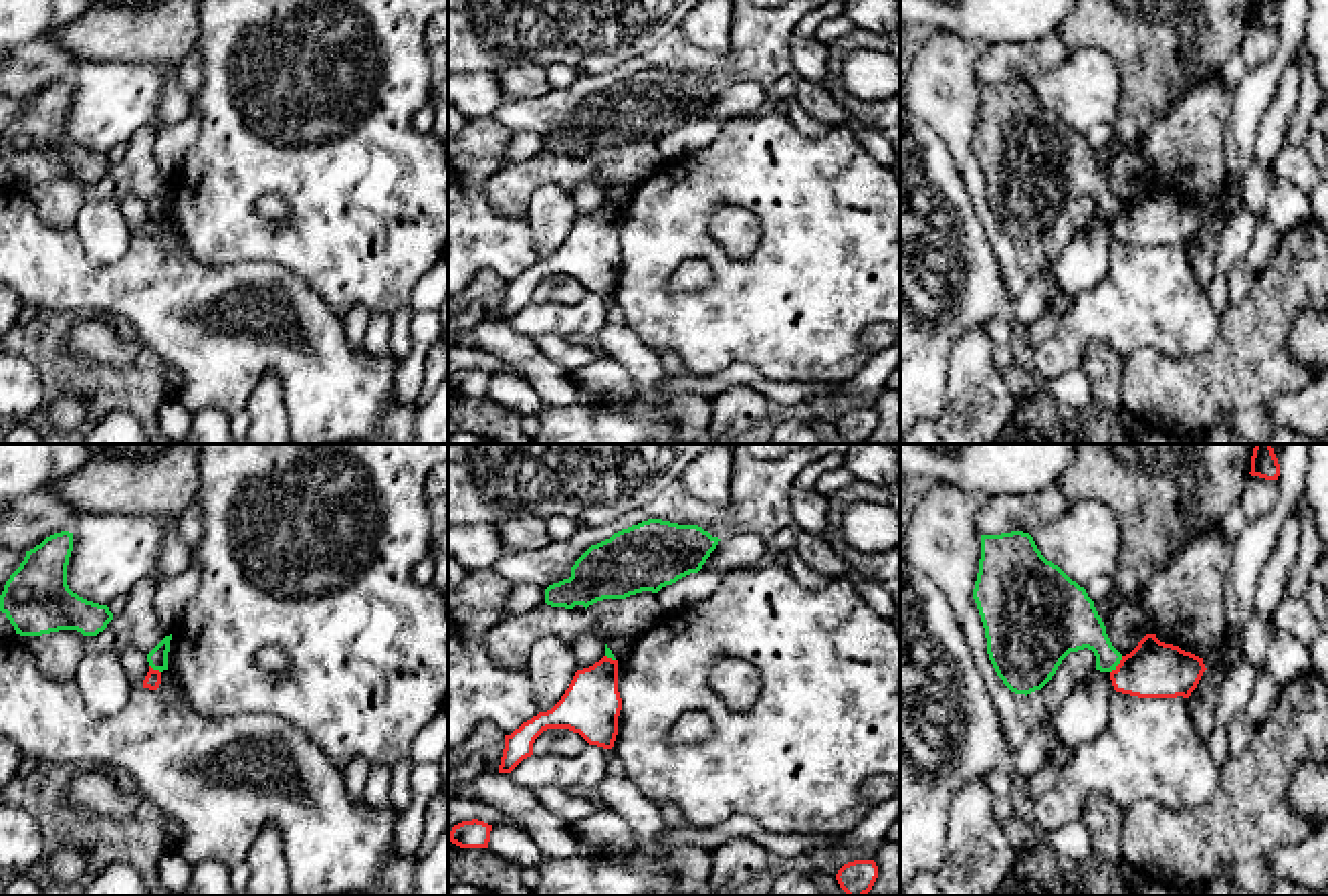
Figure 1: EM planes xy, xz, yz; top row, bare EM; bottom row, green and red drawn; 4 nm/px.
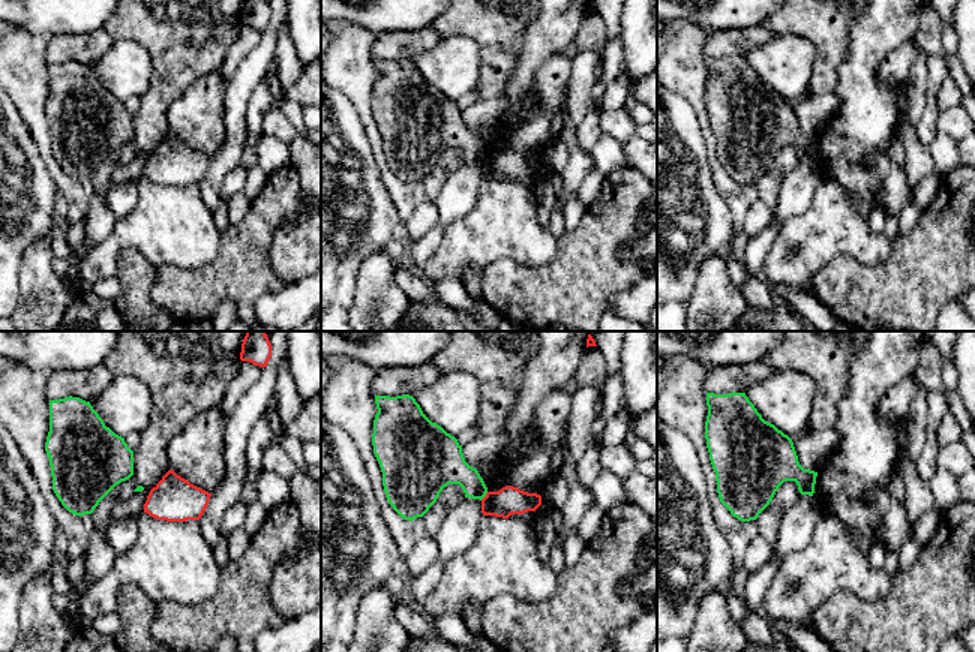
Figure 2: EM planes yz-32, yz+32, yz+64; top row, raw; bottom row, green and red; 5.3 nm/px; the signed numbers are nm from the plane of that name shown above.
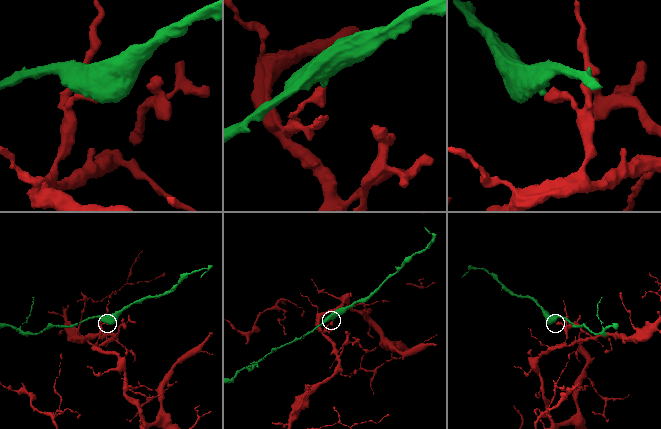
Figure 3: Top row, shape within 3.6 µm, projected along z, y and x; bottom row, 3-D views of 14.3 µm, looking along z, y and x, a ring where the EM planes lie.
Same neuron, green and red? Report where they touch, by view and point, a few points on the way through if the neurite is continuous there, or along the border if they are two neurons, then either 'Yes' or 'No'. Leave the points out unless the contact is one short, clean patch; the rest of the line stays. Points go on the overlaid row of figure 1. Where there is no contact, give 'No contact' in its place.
Touches green at yz (1119, 662). Boundary: yz (1123, 656), (1111, 673). No

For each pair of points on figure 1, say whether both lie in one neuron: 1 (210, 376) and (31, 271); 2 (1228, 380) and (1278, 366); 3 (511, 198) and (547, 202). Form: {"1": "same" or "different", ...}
{"1": "same", "2": "same", "3": "different"}

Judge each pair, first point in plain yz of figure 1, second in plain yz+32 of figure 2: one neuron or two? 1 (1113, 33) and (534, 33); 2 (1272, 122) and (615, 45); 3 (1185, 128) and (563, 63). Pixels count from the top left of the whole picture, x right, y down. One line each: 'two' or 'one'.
1: two
2: one
3: one

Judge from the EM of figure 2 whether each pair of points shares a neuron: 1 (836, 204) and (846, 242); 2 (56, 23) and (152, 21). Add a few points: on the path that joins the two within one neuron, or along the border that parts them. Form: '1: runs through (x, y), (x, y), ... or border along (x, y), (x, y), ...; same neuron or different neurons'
1: runs through (836, 213), (836, 225), (843, 233); same neuron
2: border along (111, 15), (102, 29); different neurons

